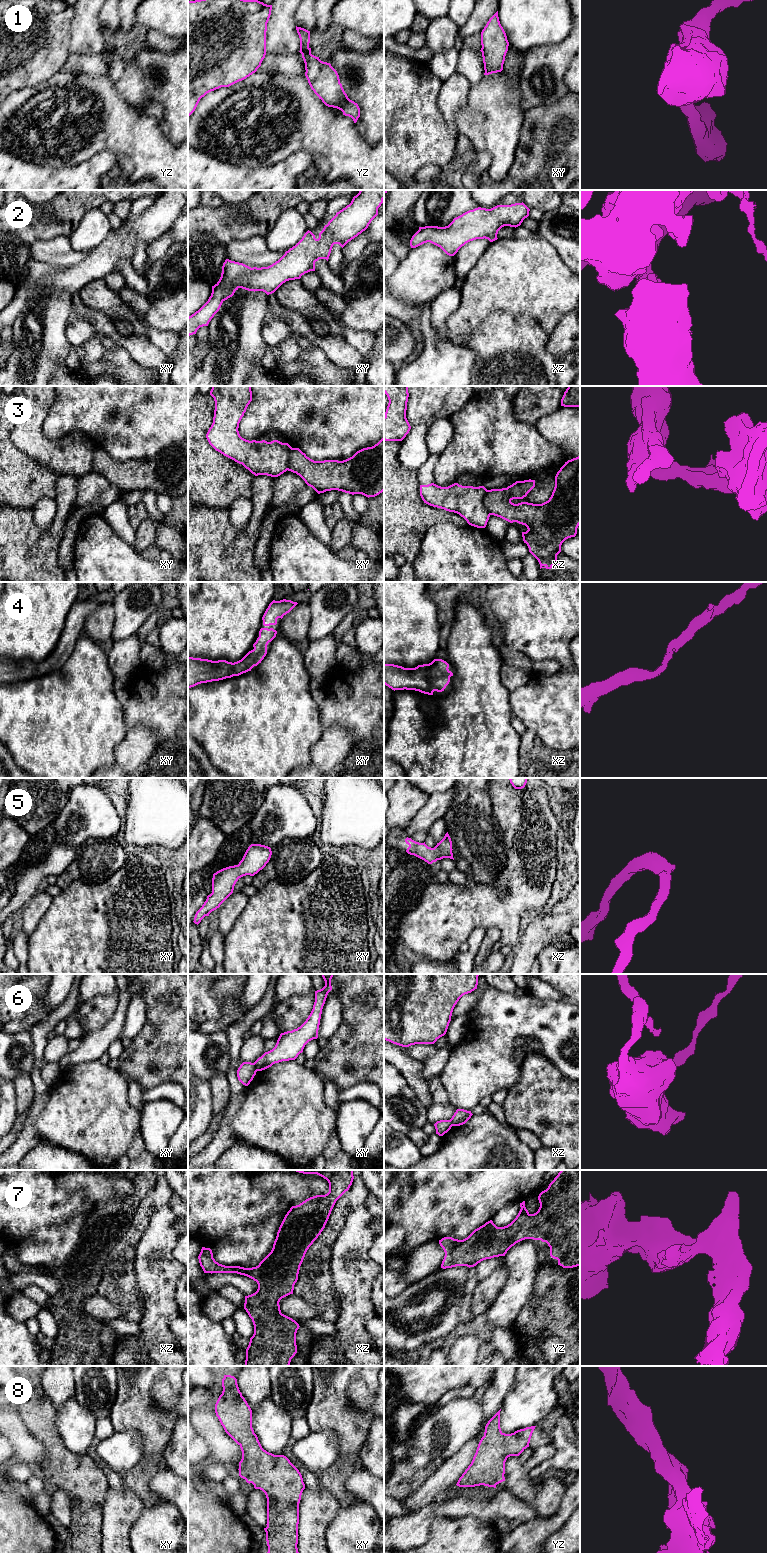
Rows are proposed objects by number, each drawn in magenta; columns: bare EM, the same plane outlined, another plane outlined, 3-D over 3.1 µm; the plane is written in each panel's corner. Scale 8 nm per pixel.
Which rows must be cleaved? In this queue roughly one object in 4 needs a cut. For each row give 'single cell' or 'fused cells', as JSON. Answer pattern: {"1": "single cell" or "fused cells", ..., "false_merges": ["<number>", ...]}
{"1": "single cell", "2": "single cell", "3": "fused cells", "4": "single cell", "5": "single cell", "6": "fused cells", "7": "single cell", "8": "single cell", "false_merges": ["3", "6"]}

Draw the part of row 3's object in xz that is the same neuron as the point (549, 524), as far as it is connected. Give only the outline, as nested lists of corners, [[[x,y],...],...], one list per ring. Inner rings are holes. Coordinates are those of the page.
[[[580,456],[565,462],[557,472],[555,487],[548,501],[542,504],[511,502],[513,499],[523,499],[534,487],[535,480],[529,479],[516,481],[507,488],[487,490],[483,504],[490,515],[525,525],[528,530],[522,532],[522,537],[529,552],[538,560],[540,569],[551,569],[553,565],[559,565],[557,555],[561,552],[562,543],[575,537],[580,525]]]

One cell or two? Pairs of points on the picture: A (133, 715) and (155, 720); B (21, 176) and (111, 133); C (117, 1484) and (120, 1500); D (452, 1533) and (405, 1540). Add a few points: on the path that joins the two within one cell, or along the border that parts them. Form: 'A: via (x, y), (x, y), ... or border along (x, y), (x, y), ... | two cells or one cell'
A: via (138, 715), (150, 715) | one cell
B: border along (20, 159), (55, 167), (67, 165) | two cells
C: border along (109, 1487), (115, 1490), (127, 1488) | two cells
D: border along (442, 1517), (432, 1521), (424, 1542) | two cells

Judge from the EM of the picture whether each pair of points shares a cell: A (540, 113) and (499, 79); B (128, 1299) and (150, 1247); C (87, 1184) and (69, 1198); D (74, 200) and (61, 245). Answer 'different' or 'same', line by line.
A: different
B: different
C: different
D: different

